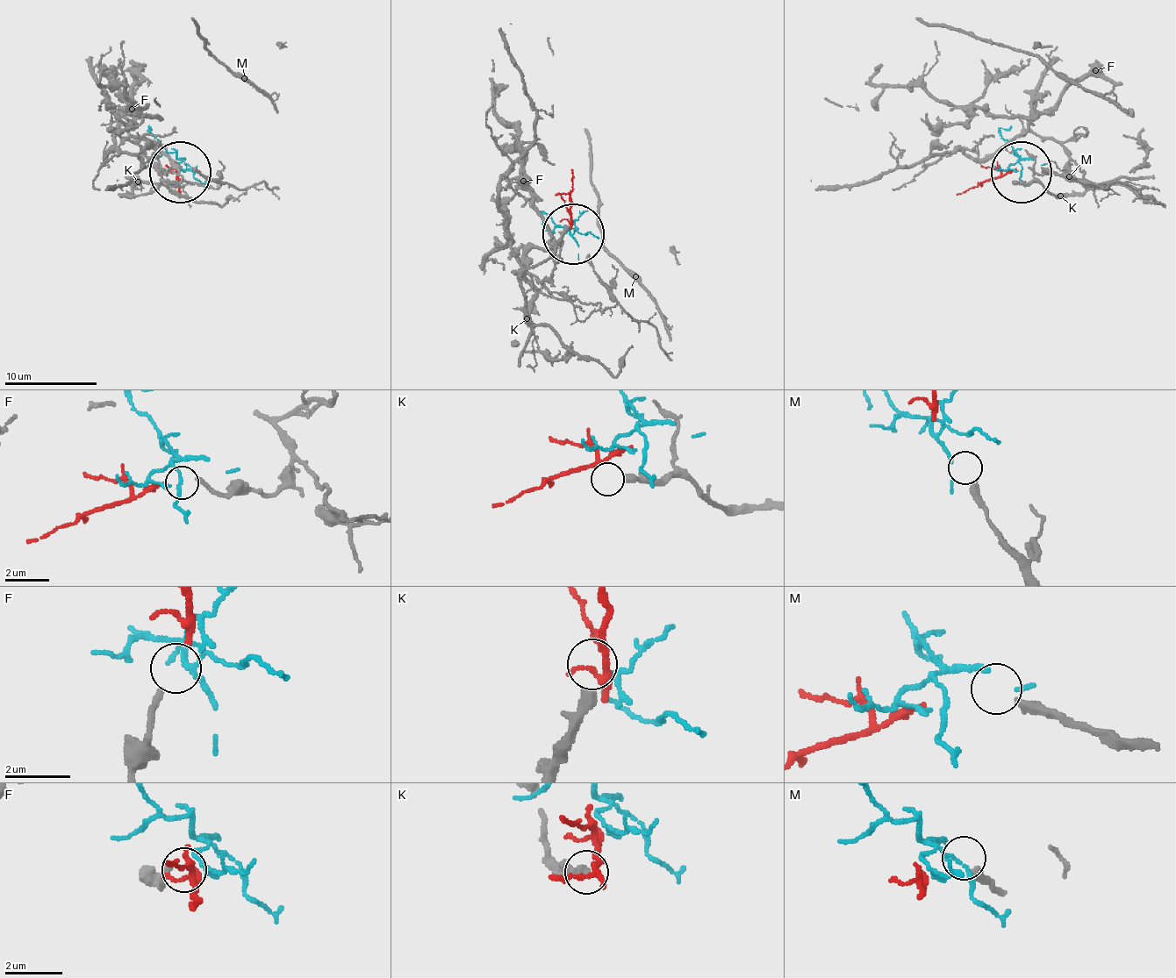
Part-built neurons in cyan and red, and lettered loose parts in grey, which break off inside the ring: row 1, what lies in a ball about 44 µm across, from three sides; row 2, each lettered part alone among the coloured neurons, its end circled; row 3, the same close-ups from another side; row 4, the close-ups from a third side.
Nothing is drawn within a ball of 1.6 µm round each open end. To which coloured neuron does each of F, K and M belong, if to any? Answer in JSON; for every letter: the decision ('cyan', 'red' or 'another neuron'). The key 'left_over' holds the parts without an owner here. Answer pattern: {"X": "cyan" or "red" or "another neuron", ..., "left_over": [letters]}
{"F": "red", "K": "another neuron", "M": "cyan", "left_over": ["K"]}

